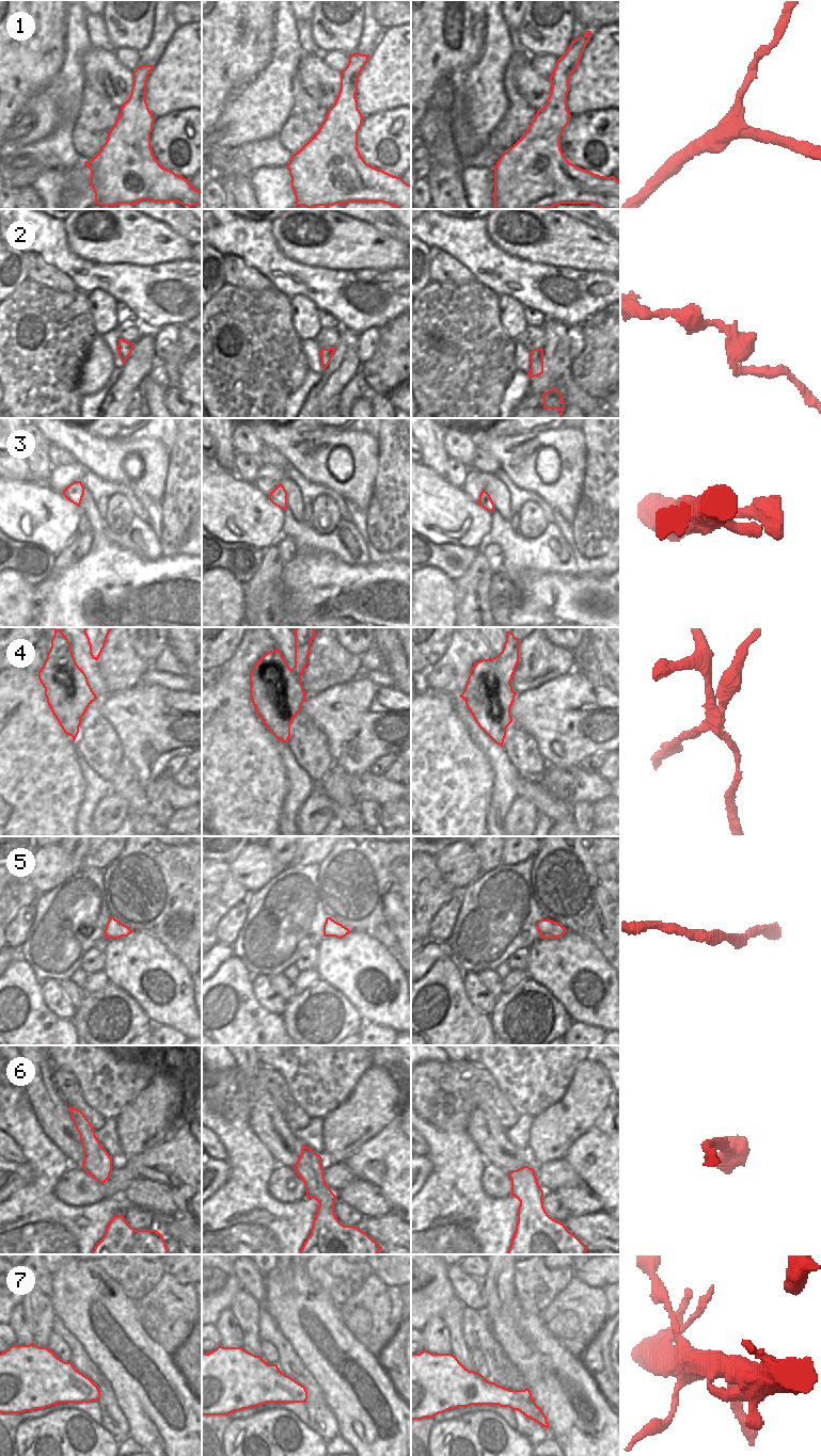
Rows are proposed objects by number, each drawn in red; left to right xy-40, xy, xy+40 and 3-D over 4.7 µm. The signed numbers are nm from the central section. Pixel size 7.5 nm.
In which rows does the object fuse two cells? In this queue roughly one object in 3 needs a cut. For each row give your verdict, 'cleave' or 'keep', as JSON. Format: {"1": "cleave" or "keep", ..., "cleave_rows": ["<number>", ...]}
{"1": "keep", "2": "keep", "3": "keep", "4": "cleave", "5": "keep", "6": "keep", "7": "keep", "cleave_rows": ["4"]}

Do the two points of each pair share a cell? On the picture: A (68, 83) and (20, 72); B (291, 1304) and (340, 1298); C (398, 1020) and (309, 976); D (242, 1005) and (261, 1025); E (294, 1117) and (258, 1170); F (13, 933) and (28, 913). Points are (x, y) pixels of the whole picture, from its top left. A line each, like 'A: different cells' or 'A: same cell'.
A: different cells
B: different cells
C: different cells
D: same cell
E: different cells
F: same cell

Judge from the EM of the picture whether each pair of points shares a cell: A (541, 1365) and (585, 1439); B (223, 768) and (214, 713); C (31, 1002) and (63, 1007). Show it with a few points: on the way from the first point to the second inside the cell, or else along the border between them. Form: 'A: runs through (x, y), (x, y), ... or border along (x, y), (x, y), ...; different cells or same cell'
A: runs through (559, 1384), (569, 1396), (572, 1408), (582, 1421); same cell
B: runs through (214, 754), (214, 726); same cell
C: border along (41, 981), (44, 1003), (58, 1017), (65, 1020); different cells

